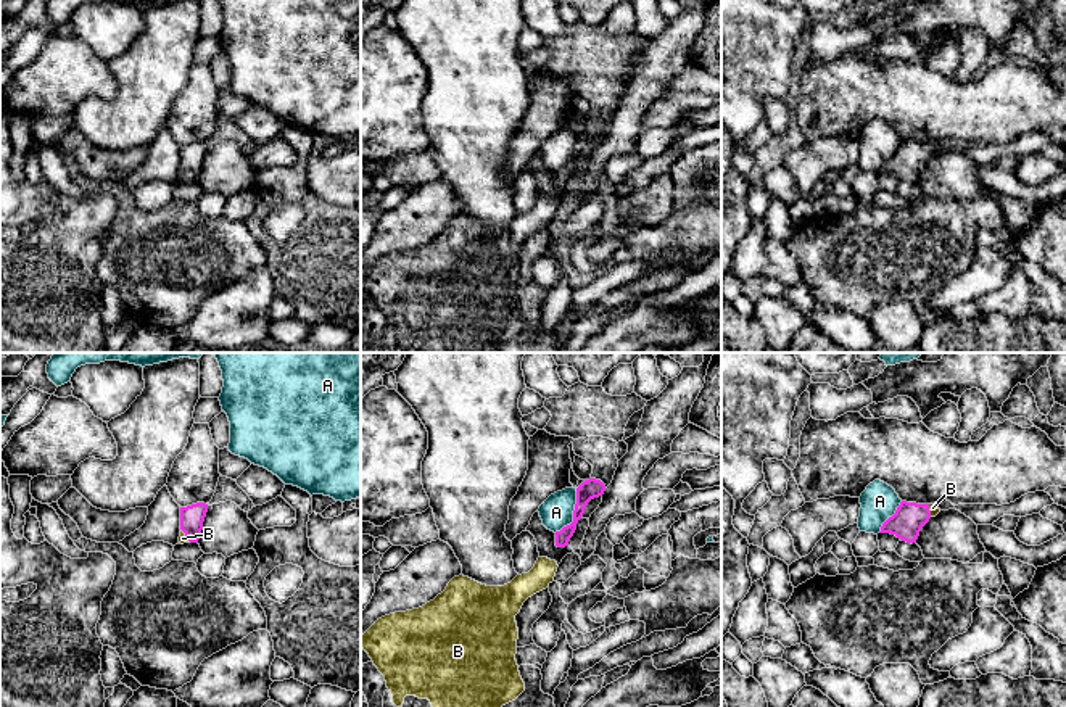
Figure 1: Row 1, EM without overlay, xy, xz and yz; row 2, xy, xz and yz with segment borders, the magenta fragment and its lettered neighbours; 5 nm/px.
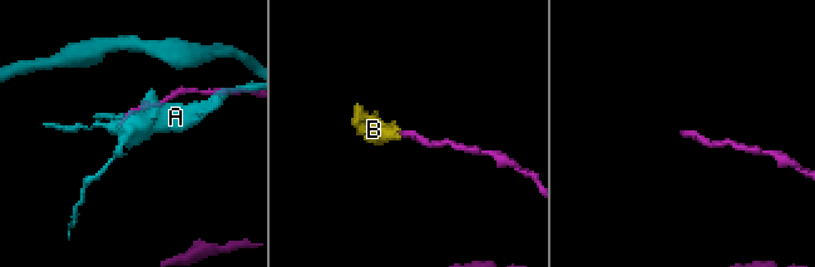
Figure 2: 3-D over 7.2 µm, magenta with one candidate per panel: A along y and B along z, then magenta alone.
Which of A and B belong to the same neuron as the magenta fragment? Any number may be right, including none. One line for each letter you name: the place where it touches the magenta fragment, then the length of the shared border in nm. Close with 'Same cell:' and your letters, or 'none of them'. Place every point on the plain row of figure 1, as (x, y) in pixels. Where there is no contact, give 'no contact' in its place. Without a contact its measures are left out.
B: meets magenta in xy at (185, 174); contact 90 nm long
Same cell: B

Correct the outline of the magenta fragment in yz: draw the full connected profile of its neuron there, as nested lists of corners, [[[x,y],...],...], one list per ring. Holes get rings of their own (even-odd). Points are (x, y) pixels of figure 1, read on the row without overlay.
[[[902,140],[895,153],[889,156],[879,172],[890,172],[907,182],[916,182],[921,167],[936,156],[940,148],[934,143],[916,143]]]

